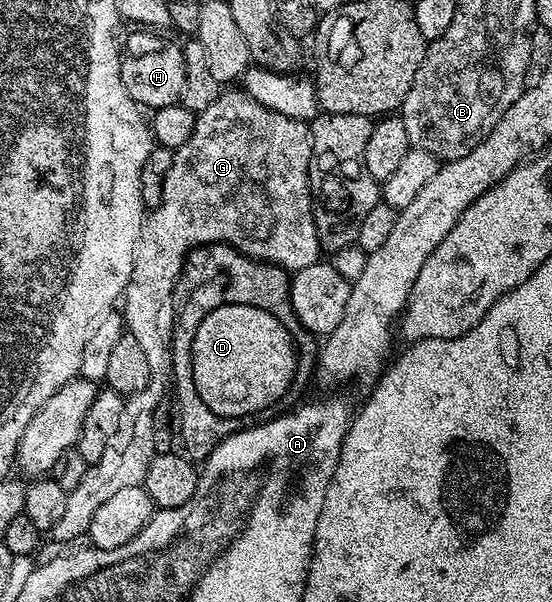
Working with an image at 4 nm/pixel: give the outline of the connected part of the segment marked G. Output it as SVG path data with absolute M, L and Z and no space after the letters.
M235 90L224 91L213 102L213 106L209 106L204 112L196 115L193 134L189 134L189 142L185 142L185 146L174 149L175 157L173 158L173 166L169 166L169 174L165 174L161 202L146 213L143 225L141 226L141 238L137 238L137 250L133 258L133 274L129 278L127 289L124 290L121 297L121 311L126 331L133 338L137 338L137 343L141 345L141 350L145 350L145 359L149 362L149 382L145 386L145 390L126 397L119 433L113 437L109 446L105 446L105 454L101 454L101 459L85 470L85 478L81 478L81 482L77 482L75 489L68 492L65 511L61 514L57 526L51 528L49 533L50 539L70 542L70 540L77 539L78 536L80 538L86 537L89 530L89 522L93 522L93 514L97 514L97 509L107 499L113 498L113 494L117 494L120 490L125 490L125 486L142 485L145 474L151 465L151 460L157 454L157 447L155 448L155 420L151 415L154 414L155 407L162 402L163 395L166 392L168 395L169 385L173 380L171 374L171 335L175 329L175 318L177 315L175 303L173 302L173 294L175 293L175 283L183 269L183 262L187 259L187 253L192 248L199 247L200 244L229 244L238 252L242 252L244 256L250 256L253 260L264 260L267 264L276 264L278 268L285 268L291 274L305 270L305 266L313 266L320 263L321 249L319 239L317 238L315 210L311 198L311 183L309 182L309 162L311 161L310 123L305 120L298 120L297 118L289 118L285 114L279 114L277 110L269 110L269 106L261 106L261 102L257 102L252 96L247 95L242 90L231 91Z

